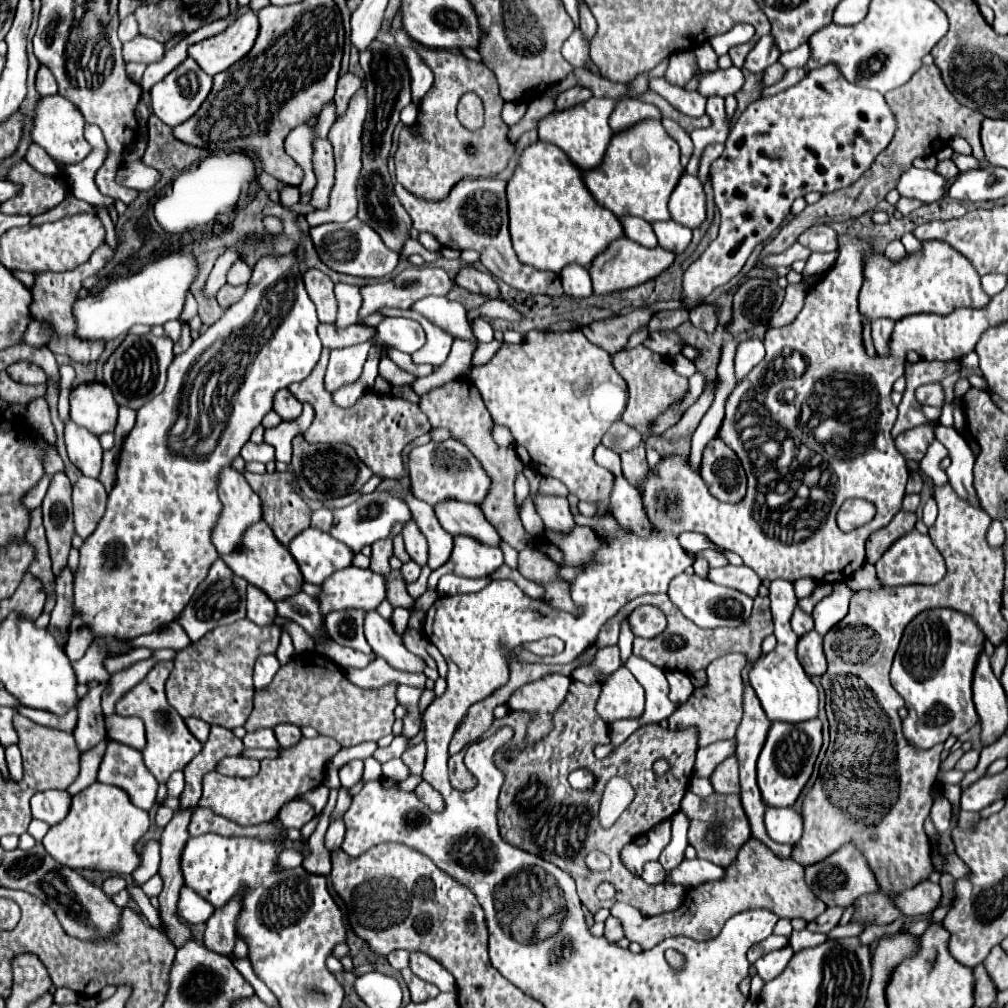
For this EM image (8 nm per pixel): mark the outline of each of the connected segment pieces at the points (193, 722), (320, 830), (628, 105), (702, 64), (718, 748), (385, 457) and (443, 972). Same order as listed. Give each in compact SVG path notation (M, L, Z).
M185 719L185 723L187 723L189 731L191 731L191 733L201 741L201 743L205 743L205 741L207 741L207 735L209 735L211 725L203 723L201 719Z
M331 789L329 791L329 801L327 805L323 807L323 811L319 813L319 823L317 823L317 829L313 831L313 835L307 839L307 845L311 847L311 855L307 859L303 859L303 867L307 867L307 871L311 871L311 875L329 875L331 871L331 855L323 843L325 839L325 831L327 831L327 825L329 825L329 817L335 809L335 801L337 801L337 795L339 795L339 789Z
M621 99L617 101L611 117L609 117L609 127L617 133L621 129L627 129L643 119L661 119L661 113L657 111L655 105L643 103L639 99Z
M701 43L695 49L695 55L697 55L699 69L703 69L703 71L715 71L717 69L717 53L713 51L713 47L709 43Z
M735 739L719 741L709 747L703 747L697 751L695 759L695 775L699 777L709 777L719 763L723 763L727 757L735 753Z
M323 349L319 363L311 371L307 379L301 383L293 383L289 391L301 401L309 403L315 409L315 419L311 427L303 433L307 437L307 443L347 443L355 449L357 457L367 463L367 467L373 471L373 475L381 479L395 479L403 481L405 477L405 465L403 465L403 449L411 441L415 441L419 435L431 431L431 423L427 415L421 411L419 405L413 405L411 401L393 397L393 395L379 395L375 391L363 393L353 407L343 409L335 405L331 393L323 387L323 377L327 369L329 349Z
M411 953L411 971L429 983L455 983L453 975L425 953Z

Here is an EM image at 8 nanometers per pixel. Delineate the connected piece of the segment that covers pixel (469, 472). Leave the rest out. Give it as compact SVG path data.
M449 439L443 443L431 441L427 445L413 447L407 455L407 465L409 465L409 481L411 481L413 497L417 497L429 505L437 505L437 503L449 501L449 499L481 505L483 497L487 495L489 483L491 483L481 467L481 463L473 457L473 453L455 439Z

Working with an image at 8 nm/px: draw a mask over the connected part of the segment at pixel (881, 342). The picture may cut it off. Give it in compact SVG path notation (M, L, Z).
M877 319L871 323L871 337L873 337L875 351L879 355L887 355L893 325L895 325L895 321L891 321L891 319Z

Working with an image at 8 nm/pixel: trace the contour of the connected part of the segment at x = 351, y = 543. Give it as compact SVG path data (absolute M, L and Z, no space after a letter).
M377 491L363 495L353 505L347 505L341 509L331 509L331 513L333 513L333 527L329 531L331 537L345 543L355 555L361 553L363 547L373 545L379 539L385 539L395 521L399 521L399 523L411 521L411 511L401 499L393 497L391 493L377 493Z

